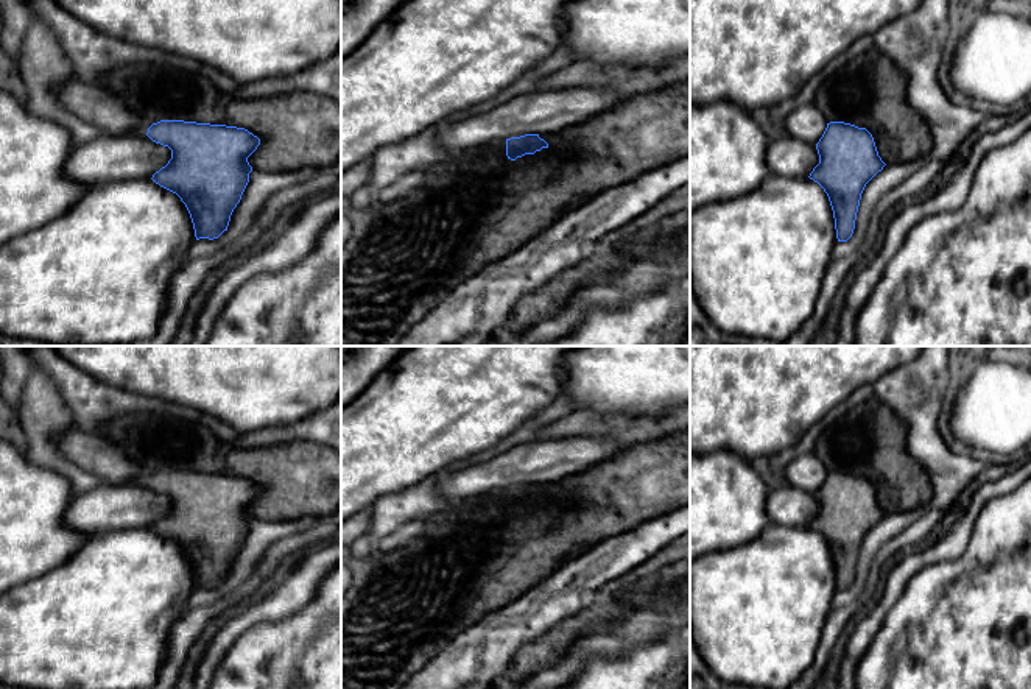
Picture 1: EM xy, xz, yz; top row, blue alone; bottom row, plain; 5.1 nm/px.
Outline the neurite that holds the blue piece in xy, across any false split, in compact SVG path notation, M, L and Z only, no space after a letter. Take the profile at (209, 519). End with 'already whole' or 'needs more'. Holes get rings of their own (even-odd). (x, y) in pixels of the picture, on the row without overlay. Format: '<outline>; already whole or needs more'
M184 469L153 472L146 485L171 499L168 513L156 521L151 528L176 542L185 553L196 589L218 588L227 580L230 564L249 532L252 516L248 507L257 499L260 488L245 477Z; already whole

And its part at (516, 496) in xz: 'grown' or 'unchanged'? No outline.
unchanged

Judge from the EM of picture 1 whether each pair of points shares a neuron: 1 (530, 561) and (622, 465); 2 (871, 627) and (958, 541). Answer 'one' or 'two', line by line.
1: one
2: one

